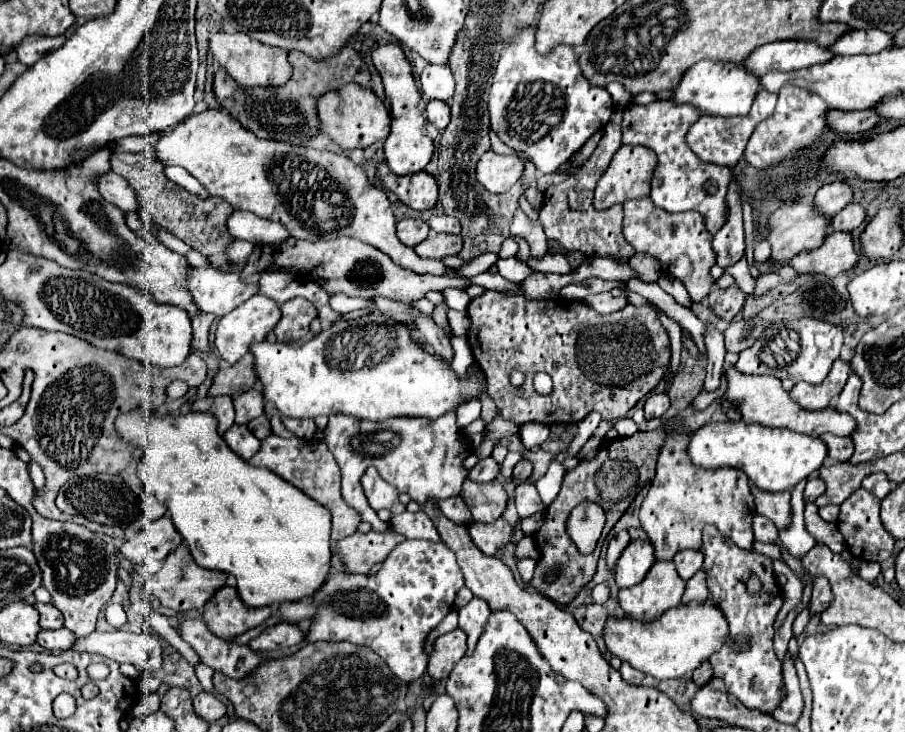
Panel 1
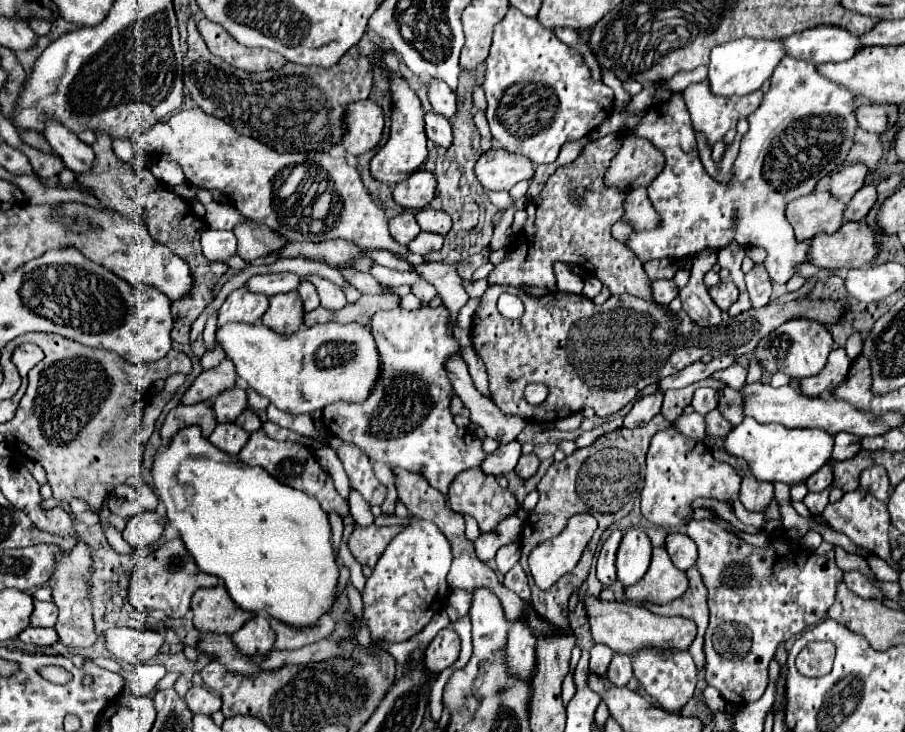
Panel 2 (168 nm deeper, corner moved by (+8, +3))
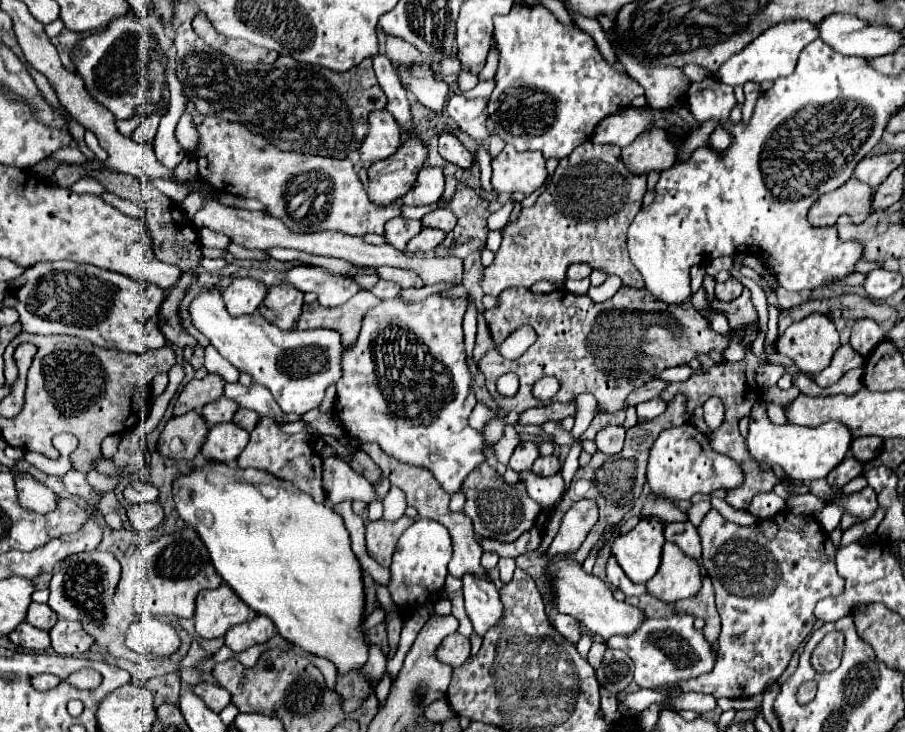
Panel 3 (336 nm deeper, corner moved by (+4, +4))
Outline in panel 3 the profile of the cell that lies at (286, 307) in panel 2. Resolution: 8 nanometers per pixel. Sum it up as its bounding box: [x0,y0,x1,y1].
[260,283,304,331]

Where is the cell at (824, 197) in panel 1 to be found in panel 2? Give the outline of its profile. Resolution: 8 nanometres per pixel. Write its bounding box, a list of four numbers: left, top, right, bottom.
[830,164,868,202]

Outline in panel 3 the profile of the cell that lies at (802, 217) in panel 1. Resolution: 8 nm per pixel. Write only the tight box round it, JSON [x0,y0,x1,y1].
[808,179,872,227]

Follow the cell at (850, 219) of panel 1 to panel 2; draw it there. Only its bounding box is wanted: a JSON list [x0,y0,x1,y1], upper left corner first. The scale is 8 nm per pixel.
[844,184,878,222]

